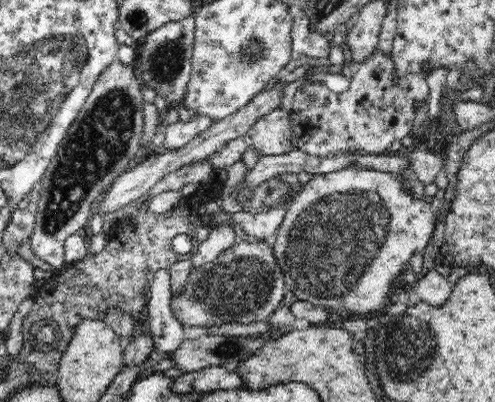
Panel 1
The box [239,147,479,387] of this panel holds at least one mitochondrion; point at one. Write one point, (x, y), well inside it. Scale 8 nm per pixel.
(334, 246)

